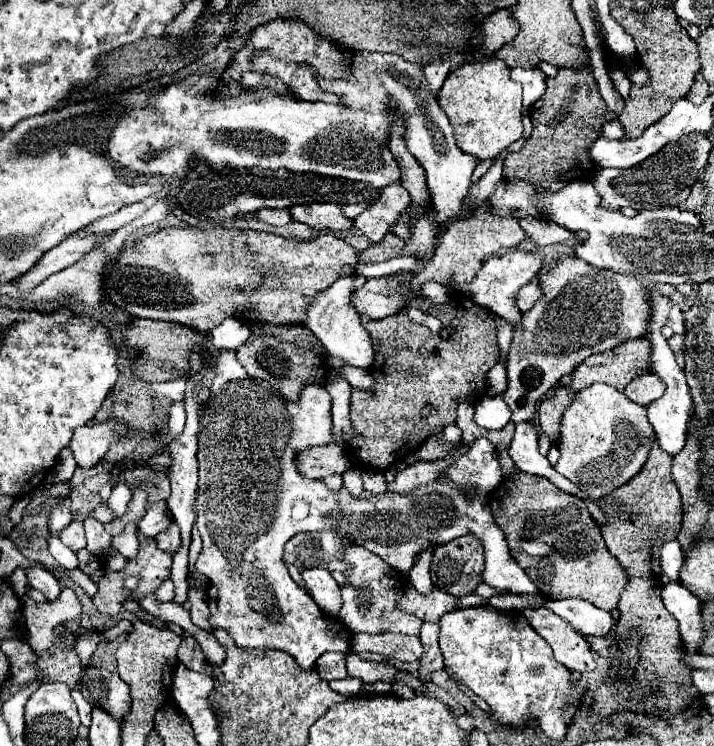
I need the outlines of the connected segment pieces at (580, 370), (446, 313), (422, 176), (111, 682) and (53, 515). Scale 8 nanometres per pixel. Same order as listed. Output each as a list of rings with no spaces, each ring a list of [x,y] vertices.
[[[646,337],[628,339],[628,341],[620,343],[616,349],[610,349],[610,351],[604,351],[604,353],[598,353],[598,355],[590,355],[586,361],[582,361],[576,367],[576,371],[574,371],[572,381],[568,383],[568,387],[574,389],[574,391],[580,391],[580,389],[586,389],[592,383],[606,383],[606,385],[616,387],[618,391],[624,391],[626,385],[632,379],[636,379],[636,377],[652,371],[650,353],[652,353],[652,345],[650,345],[650,341]]]
[[[450,295],[450,301],[444,305],[436,305],[428,297],[420,297],[400,313],[378,321],[360,315],[361,324],[369,332],[374,345],[374,363],[370,369],[374,385],[370,391],[353,388],[351,392],[350,421],[354,437],[348,443],[346,453],[356,469],[388,471],[396,467],[408,455],[410,447],[420,447],[424,439],[434,433],[438,435],[446,425],[454,423],[460,401],[474,395],[474,403],[478,403],[486,395],[486,373],[500,359],[496,319],[496,313],[478,307],[468,295]]]
[[[402,121],[392,123],[392,135],[390,135],[390,145],[388,147],[390,147],[400,171],[402,171],[404,189],[410,193],[414,203],[428,209],[430,189],[426,185],[426,173],[420,167],[420,163],[412,157],[412,153],[408,153],[406,145],[404,145],[404,139],[402,139],[402,133],[404,133],[404,123]]]
[[[88,667],[82,677],[82,695],[92,707],[100,707],[110,713],[116,721],[124,721],[130,711],[130,689],[116,675],[100,667]]]
[[[66,497],[62,503],[58,503],[50,511],[50,521],[48,521],[48,533],[50,535],[60,535],[62,529],[66,529],[72,521],[72,511],[70,511],[70,497]]]

